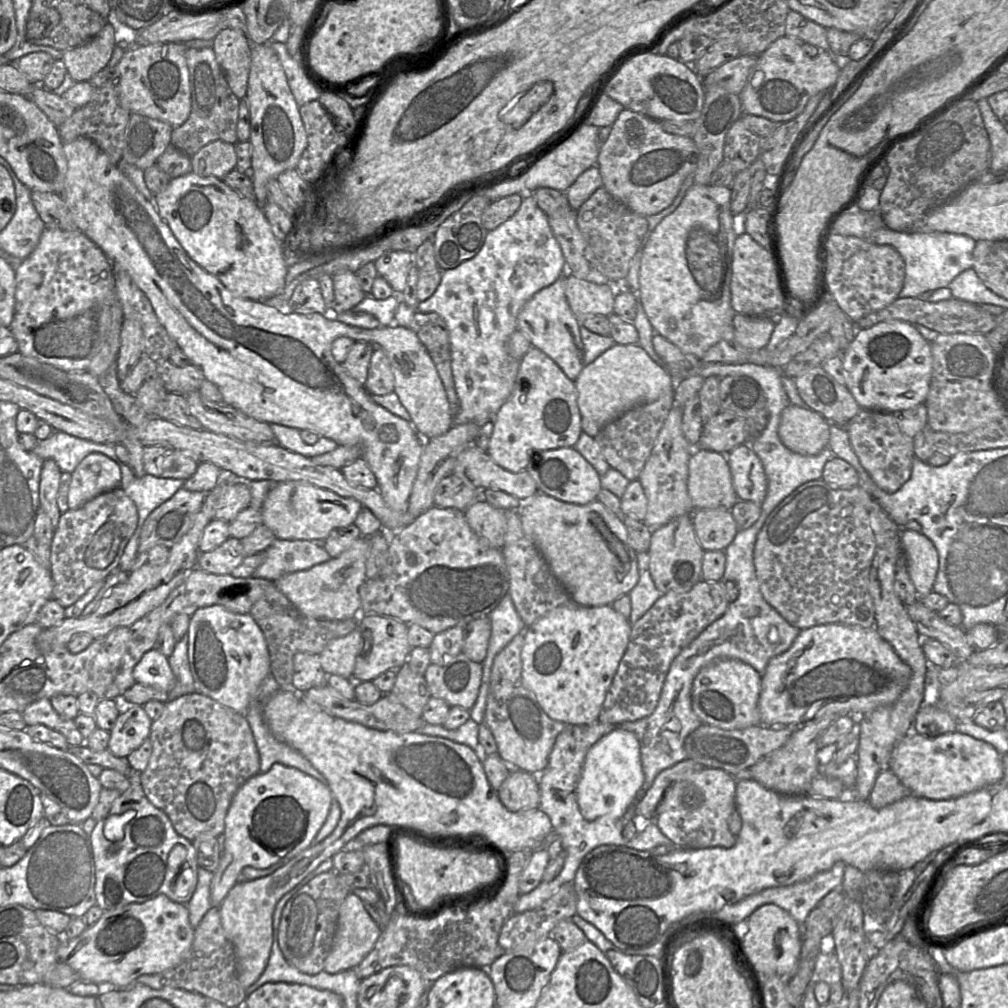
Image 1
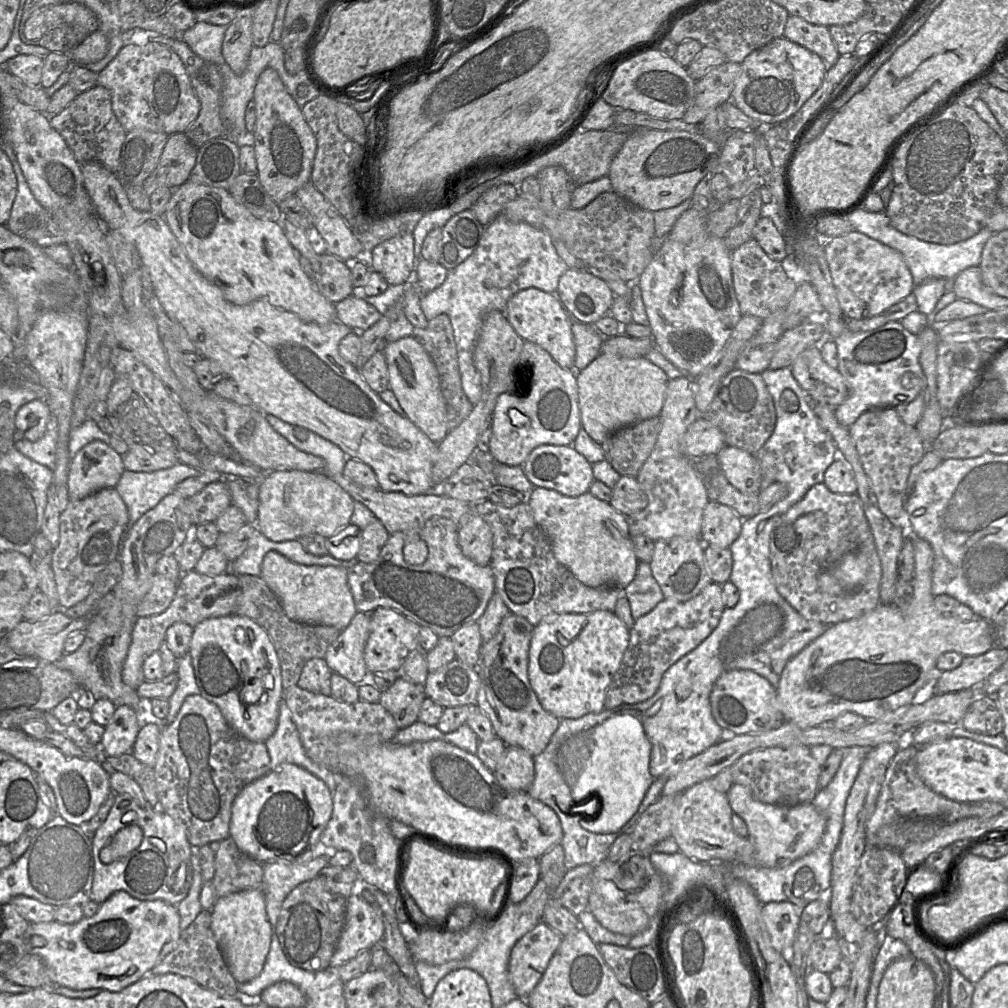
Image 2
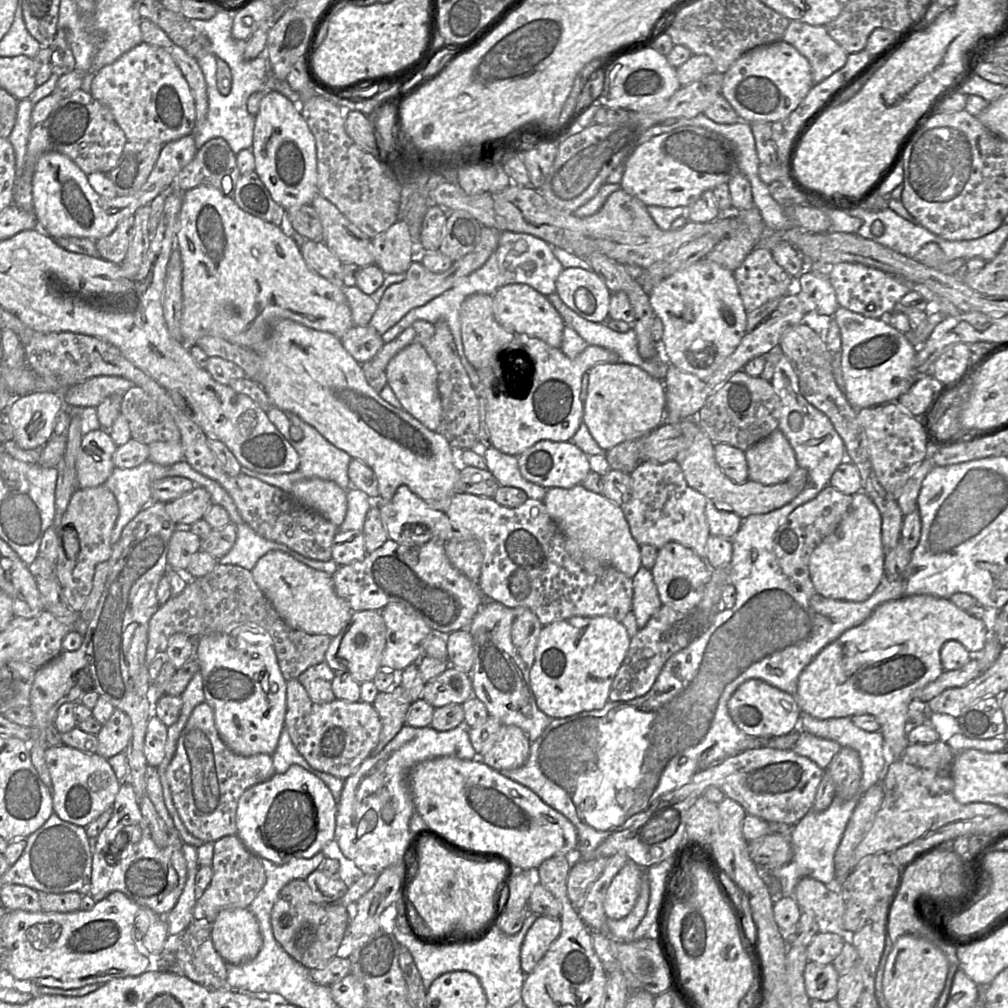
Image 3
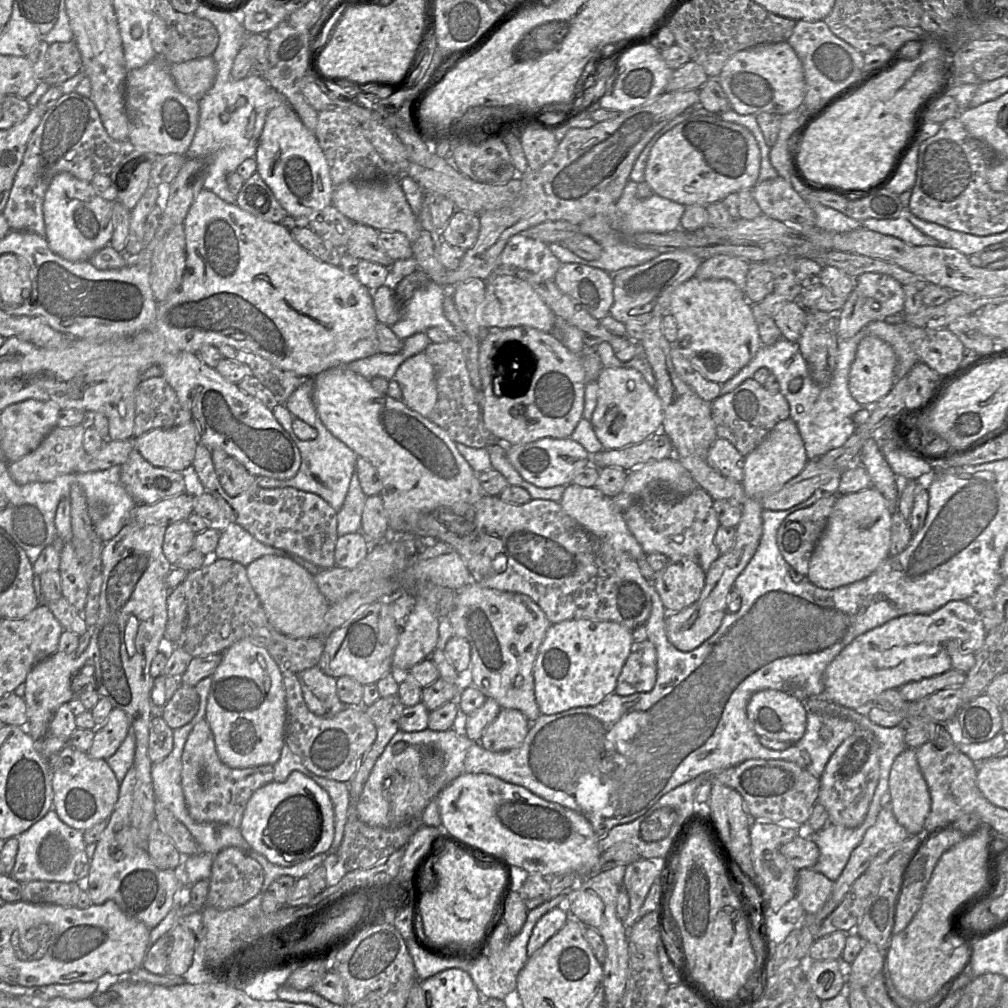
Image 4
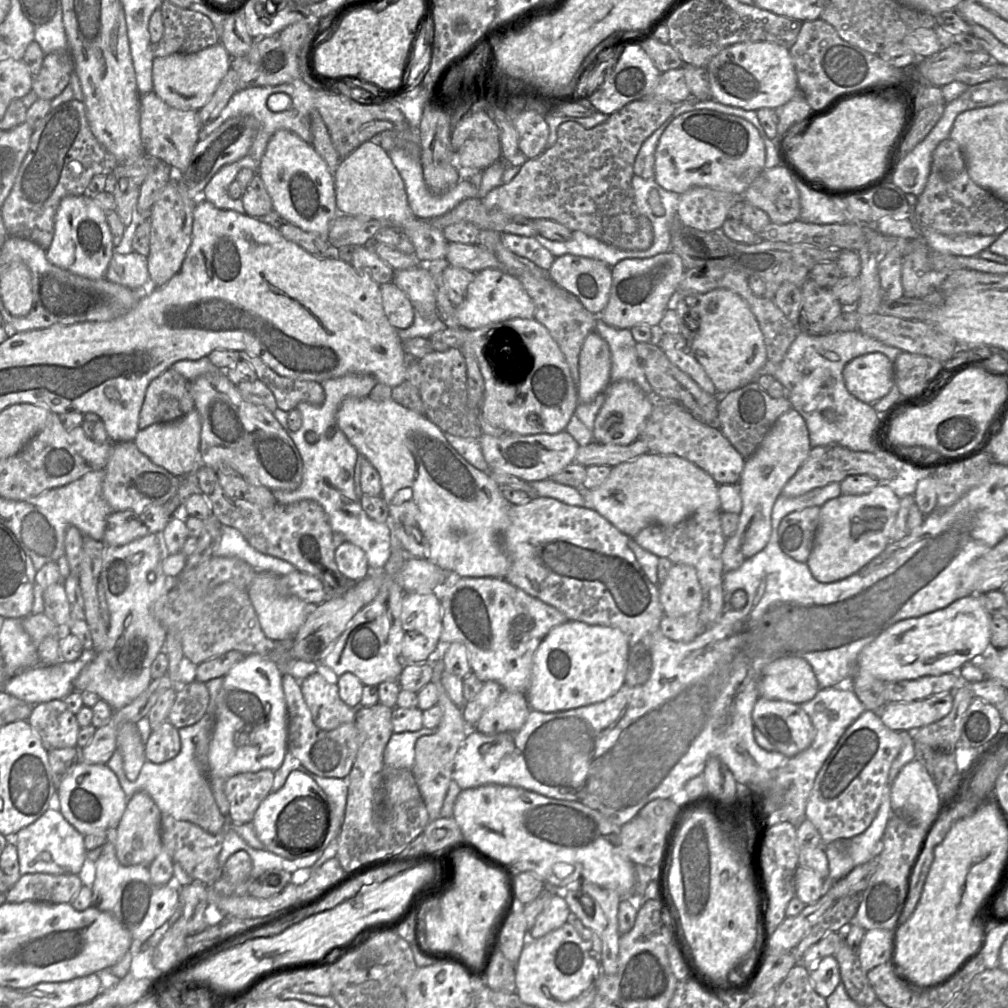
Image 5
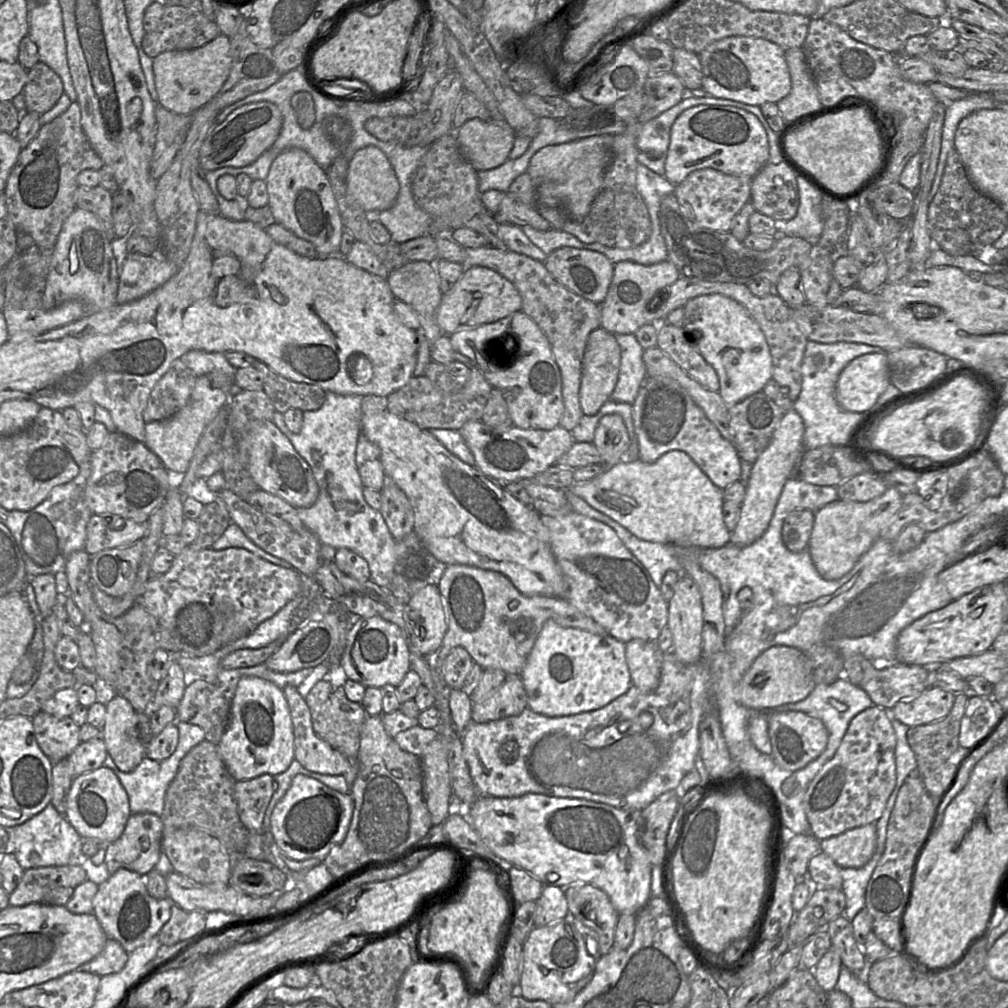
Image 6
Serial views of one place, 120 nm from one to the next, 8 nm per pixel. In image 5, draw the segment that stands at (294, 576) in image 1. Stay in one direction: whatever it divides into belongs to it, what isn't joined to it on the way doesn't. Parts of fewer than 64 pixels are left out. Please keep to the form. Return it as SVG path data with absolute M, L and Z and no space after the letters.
M258 572L248 594L265 635L274 641L291 641L311 613L311 607L317 605L294 596L276 596L276 577L272 572Z

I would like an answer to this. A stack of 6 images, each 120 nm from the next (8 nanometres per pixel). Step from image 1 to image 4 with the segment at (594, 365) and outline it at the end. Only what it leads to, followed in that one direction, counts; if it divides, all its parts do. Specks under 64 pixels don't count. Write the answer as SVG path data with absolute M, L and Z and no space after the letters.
M603 368L597 378L597 404L590 423L605 450L637 444L661 431L663 408L656 390L633 368Z

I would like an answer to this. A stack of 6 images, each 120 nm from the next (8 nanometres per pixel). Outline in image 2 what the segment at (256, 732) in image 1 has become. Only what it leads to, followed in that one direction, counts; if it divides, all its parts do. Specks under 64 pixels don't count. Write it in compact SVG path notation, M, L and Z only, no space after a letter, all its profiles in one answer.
M283 700L279 706L277 728L264 744L269 754L271 771L280 764L293 764L322 780L332 794L335 792L338 777L307 756L291 712Z

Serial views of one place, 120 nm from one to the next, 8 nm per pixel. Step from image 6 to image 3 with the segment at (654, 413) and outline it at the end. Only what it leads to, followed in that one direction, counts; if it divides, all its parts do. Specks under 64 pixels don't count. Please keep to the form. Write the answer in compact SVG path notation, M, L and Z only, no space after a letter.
M725 443L714 444L714 456L723 473L737 484L749 480L745 452Z

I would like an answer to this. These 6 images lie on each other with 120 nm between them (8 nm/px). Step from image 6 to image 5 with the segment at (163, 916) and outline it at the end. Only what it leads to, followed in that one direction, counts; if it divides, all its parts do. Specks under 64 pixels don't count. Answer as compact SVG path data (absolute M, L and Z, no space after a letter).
M116 828L106 830L106 840L102 846L101 855L95 861L96 871L91 886L91 906L110 913L129 931L133 941L129 950L133 957L141 950L142 944L155 930L169 920L179 904L180 887L175 882L169 882L166 885L155 885L146 866L122 865L116 857L116 837Z

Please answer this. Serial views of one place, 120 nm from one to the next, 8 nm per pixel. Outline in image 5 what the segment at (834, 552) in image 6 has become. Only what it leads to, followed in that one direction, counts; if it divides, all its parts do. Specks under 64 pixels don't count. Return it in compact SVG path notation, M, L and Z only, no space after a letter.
M887 483L860 495L844 495L820 507L819 522L807 566L820 583L845 579L880 555L890 542L890 531L900 508L900 498Z

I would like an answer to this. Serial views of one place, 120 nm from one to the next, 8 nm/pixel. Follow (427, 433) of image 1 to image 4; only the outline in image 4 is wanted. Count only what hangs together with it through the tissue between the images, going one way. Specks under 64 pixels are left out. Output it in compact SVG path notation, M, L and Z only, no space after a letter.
M424 352L406 359L395 372L403 402L413 411L429 417L437 398L434 369Z

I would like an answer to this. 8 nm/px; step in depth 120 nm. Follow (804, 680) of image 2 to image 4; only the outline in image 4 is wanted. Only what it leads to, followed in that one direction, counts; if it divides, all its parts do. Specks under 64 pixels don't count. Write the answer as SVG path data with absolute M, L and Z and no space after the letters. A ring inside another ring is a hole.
M965 600L949 601L929 614L906 614L893 618L857 636L828 664L820 696L851 709L870 707L870 703L884 690L898 689L906 683L937 676L952 669L950 656L944 648L948 640L957 641L964 652L976 653L983 646L986 633L979 612ZM906 748L895 759L889 775L889 803L898 823L911 836L924 834L924 824L931 810L931 796L917 761L916 749Z

